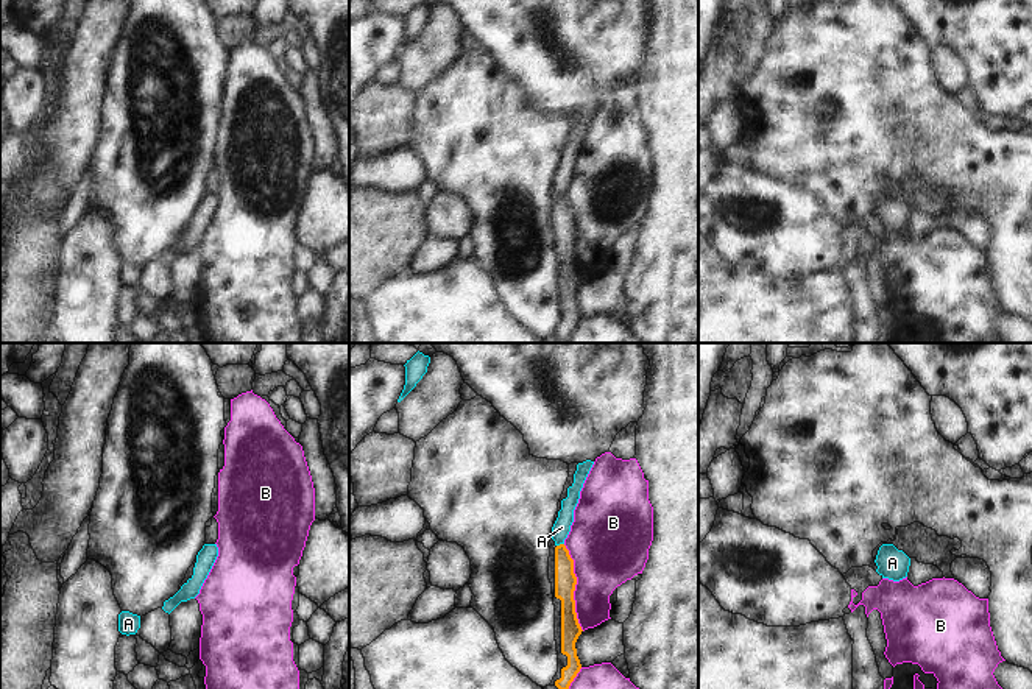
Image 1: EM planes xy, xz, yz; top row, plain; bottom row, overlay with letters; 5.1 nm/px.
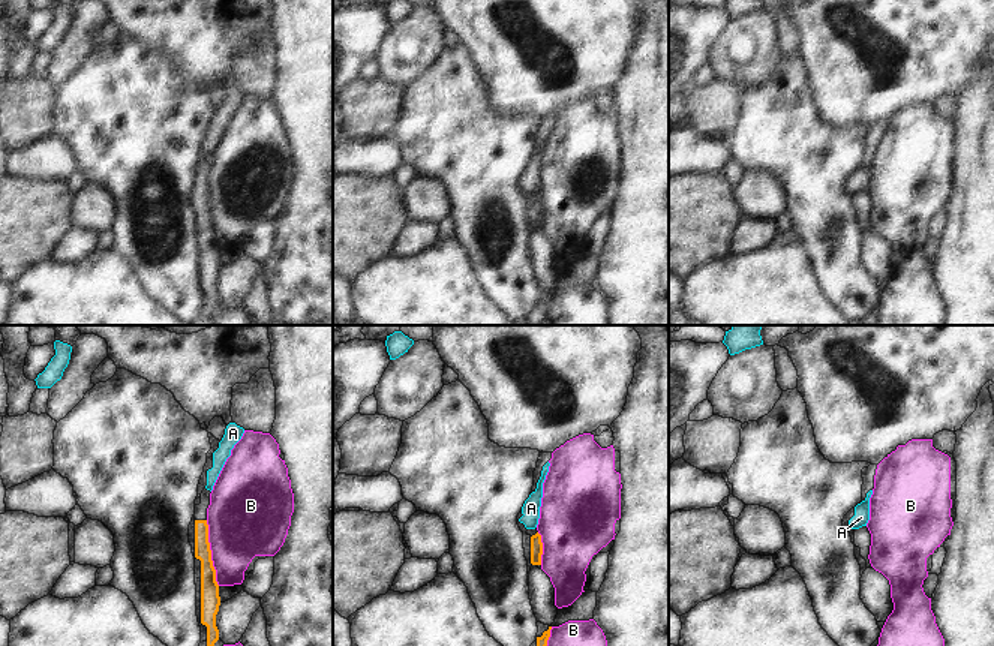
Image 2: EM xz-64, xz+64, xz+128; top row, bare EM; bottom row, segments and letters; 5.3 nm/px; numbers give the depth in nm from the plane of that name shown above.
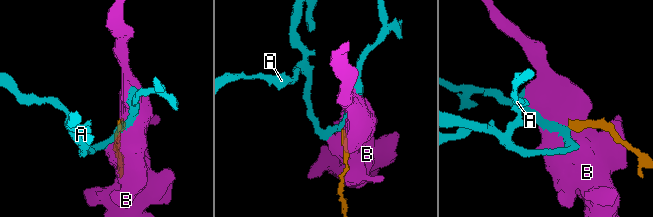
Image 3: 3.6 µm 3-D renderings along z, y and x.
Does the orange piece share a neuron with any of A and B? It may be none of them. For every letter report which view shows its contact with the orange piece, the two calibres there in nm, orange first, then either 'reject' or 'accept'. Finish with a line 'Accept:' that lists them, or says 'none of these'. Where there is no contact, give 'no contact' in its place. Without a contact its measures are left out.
A: xz | 110/90 nm | reject
B: xz | 110/360 nm | reject
Accept: none of these

